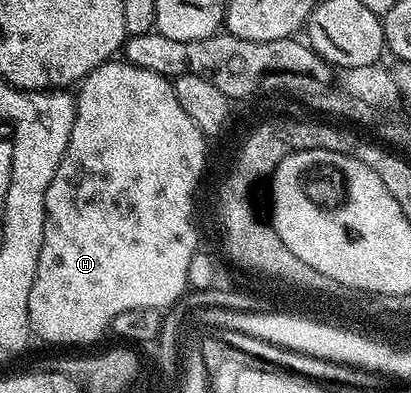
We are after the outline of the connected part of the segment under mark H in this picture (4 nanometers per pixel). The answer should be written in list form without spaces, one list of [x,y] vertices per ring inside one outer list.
[[[111,60],[100,64],[87,78],[82,79],[76,90],[74,104],[74,123],[68,140],[68,148],[64,152],[64,160],[56,168],[56,176],[52,176],[52,184],[48,184],[48,192],[44,200],[46,223],[44,224],[44,244],[40,248],[36,276],[32,284],[32,292],[28,292],[28,316],[30,329],[46,342],[55,342],[58,348],[75,348],[85,342],[94,342],[102,333],[110,330],[112,320],[120,316],[120,312],[128,312],[128,308],[156,308],[165,311],[187,293],[188,264],[192,264],[192,256],[199,253],[198,230],[194,227],[194,189],[206,170],[205,134],[192,124],[188,112],[180,108],[180,100],[176,100],[174,83],[163,74],[148,72],[148,68],[134,66],[125,60]]]

